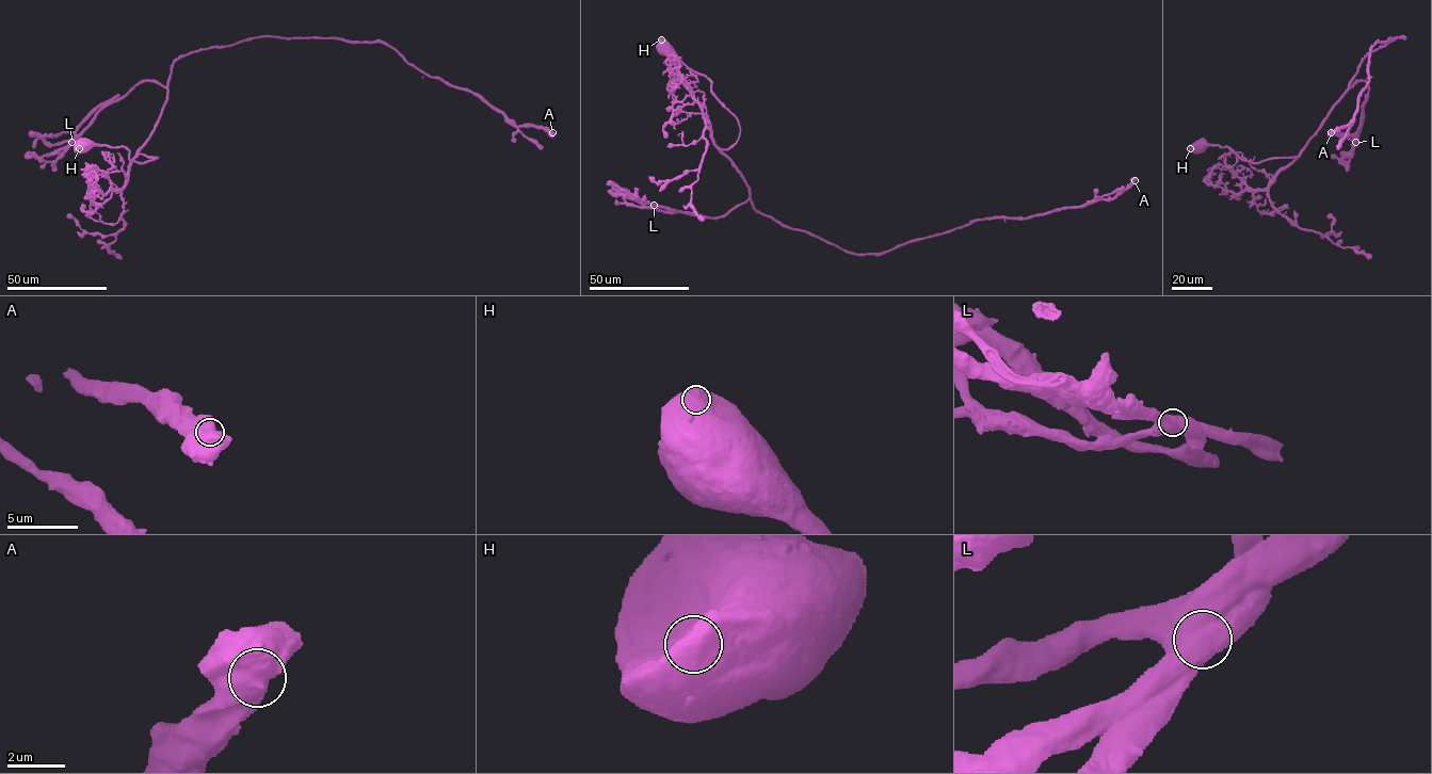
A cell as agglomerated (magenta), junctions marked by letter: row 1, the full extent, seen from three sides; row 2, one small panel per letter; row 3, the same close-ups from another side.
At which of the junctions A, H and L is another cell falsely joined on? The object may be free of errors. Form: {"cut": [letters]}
{"cut": ["L"]}

